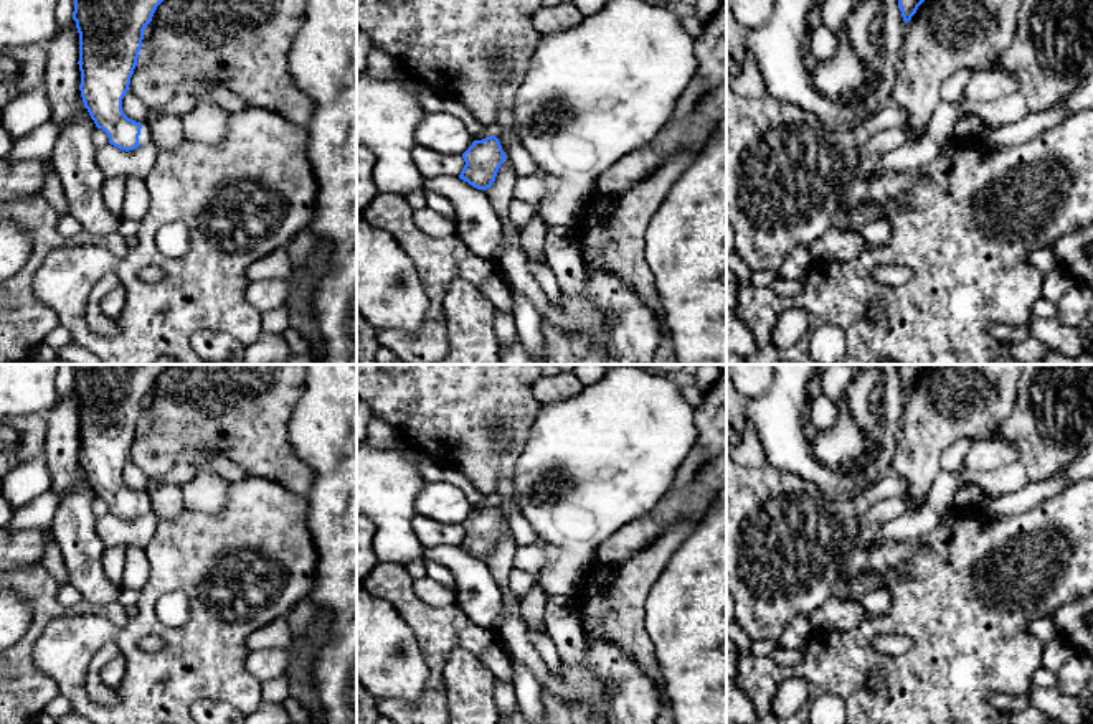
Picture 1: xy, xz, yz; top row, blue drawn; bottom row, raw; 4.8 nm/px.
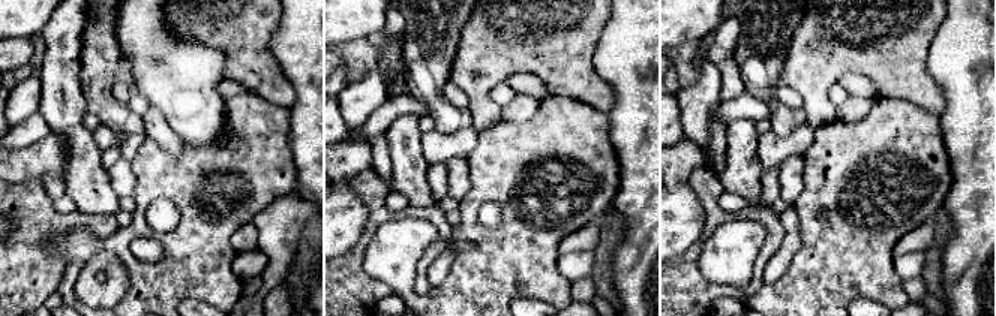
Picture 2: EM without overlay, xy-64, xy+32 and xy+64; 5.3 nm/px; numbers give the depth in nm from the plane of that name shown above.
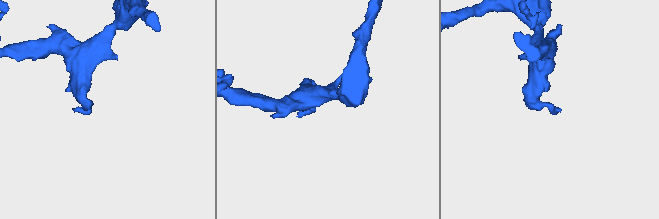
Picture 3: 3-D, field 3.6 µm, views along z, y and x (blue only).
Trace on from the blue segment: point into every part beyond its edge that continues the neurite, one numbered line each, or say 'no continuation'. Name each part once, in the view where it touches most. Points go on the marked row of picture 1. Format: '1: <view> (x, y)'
1: xy (146, 137)

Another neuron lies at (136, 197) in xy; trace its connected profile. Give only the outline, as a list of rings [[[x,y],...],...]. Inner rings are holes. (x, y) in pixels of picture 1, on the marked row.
[[[125,178],[122,218],[139,223],[149,209],[149,191],[144,178]]]

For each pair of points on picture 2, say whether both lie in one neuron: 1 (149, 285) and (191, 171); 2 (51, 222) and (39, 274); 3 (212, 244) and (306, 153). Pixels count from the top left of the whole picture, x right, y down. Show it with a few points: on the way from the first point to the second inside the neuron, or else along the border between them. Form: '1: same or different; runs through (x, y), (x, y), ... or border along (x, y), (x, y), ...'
1: same; runs through (177, 256), (188, 246), (188, 204), (191, 199)
2: same; runs through (38, 235), (38, 261)
3: different; border along (288, 131), (288, 146), (296, 169), (296, 190)

